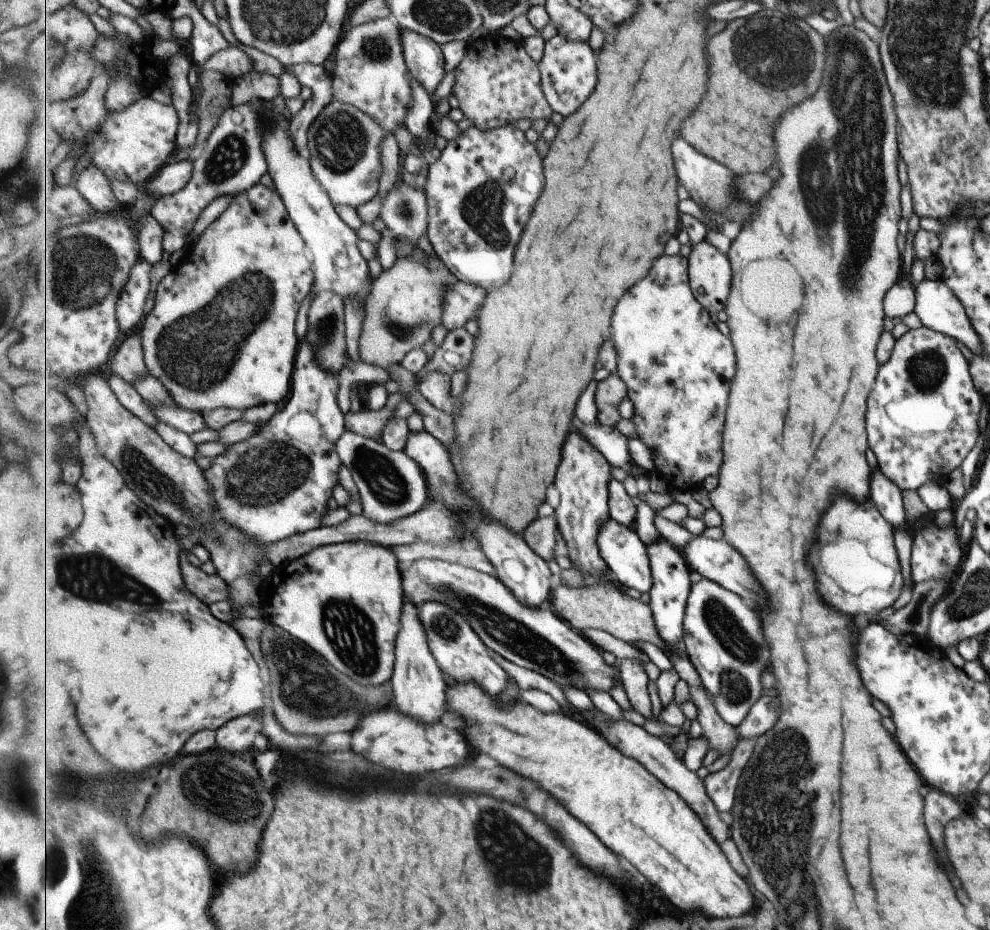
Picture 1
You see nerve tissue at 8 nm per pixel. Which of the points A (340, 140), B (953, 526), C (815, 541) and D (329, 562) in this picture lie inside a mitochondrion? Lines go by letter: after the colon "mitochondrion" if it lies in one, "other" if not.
A: mitochondrion
B: other
C: other
D: other

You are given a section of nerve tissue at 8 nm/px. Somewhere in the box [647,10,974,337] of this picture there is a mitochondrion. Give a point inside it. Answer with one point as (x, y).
(777, 54)

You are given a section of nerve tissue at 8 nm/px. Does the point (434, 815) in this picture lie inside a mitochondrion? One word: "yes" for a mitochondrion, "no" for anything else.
no

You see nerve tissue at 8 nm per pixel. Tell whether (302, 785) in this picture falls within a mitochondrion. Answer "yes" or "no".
no

